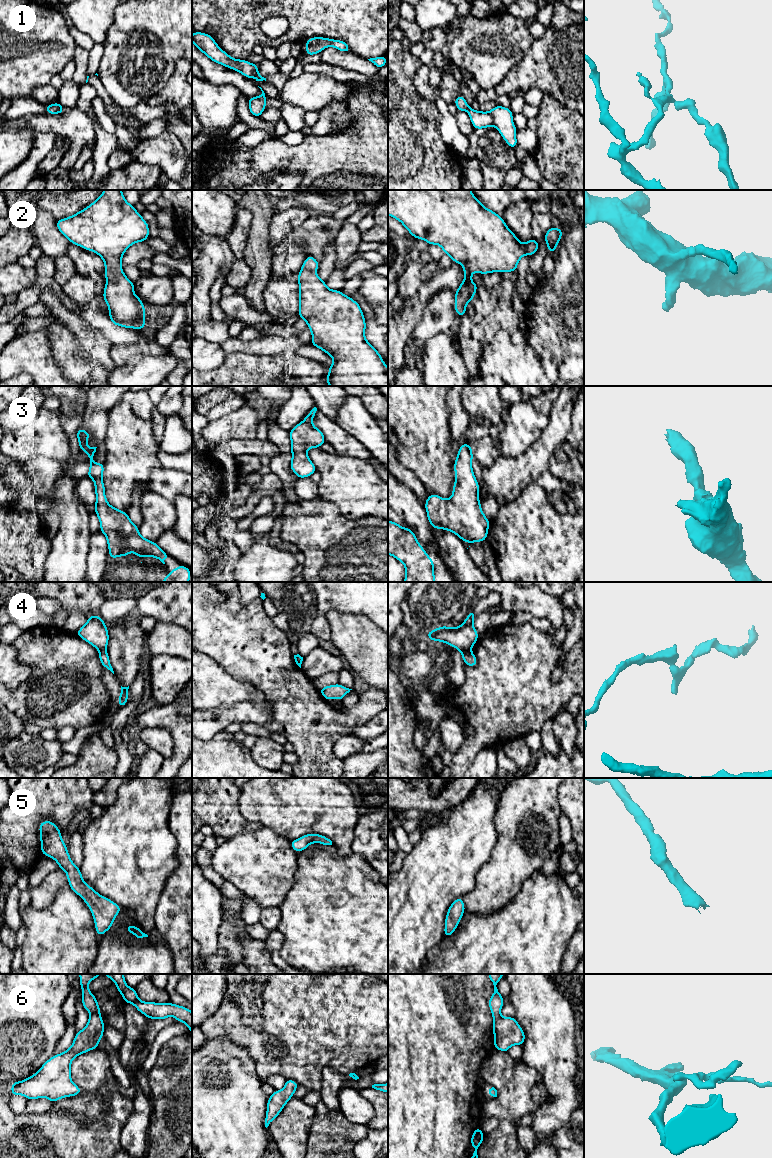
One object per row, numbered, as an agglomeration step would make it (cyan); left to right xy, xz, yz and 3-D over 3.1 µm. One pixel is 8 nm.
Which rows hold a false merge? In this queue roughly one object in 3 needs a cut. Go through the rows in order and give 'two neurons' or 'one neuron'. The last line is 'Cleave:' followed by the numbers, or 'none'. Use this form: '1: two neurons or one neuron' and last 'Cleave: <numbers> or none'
1: two neurons
2: one neuron
3: one neuron
4: two neurons
5: one neuron
6: one neuron
Cleave: 1, 4

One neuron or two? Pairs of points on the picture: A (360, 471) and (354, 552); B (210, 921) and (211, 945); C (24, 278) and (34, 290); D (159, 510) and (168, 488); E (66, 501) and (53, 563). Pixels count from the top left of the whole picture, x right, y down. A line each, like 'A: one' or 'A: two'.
A: two
B: one
C: two
D: two
E: one

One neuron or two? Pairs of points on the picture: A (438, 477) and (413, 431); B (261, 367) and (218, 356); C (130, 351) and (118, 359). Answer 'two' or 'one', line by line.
A: one
B: two
C: one

